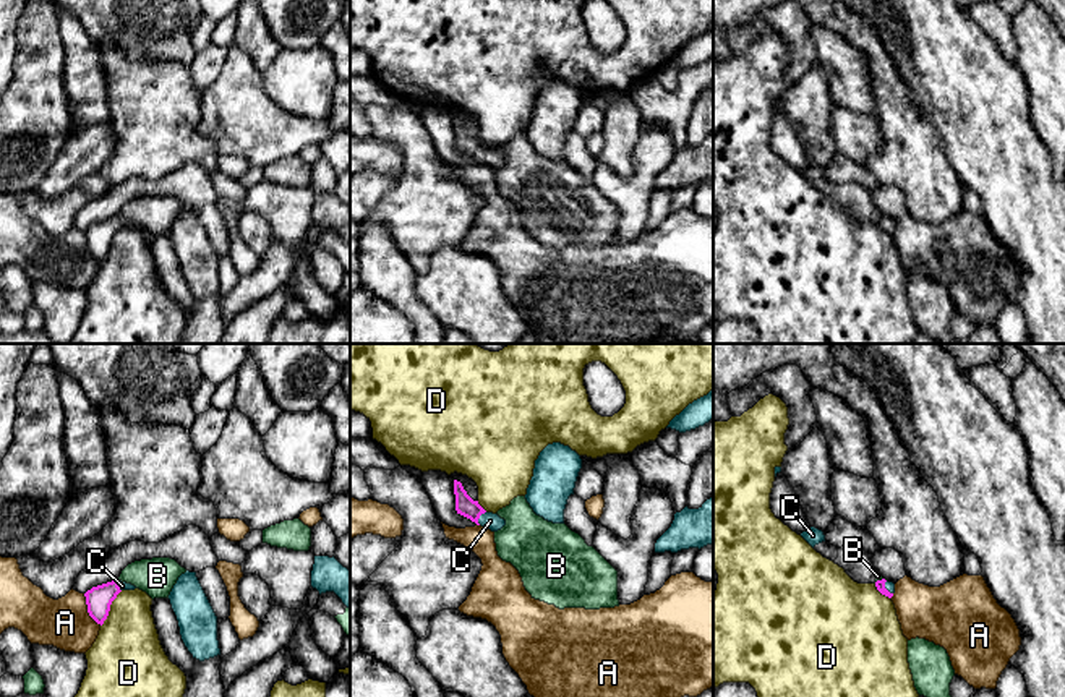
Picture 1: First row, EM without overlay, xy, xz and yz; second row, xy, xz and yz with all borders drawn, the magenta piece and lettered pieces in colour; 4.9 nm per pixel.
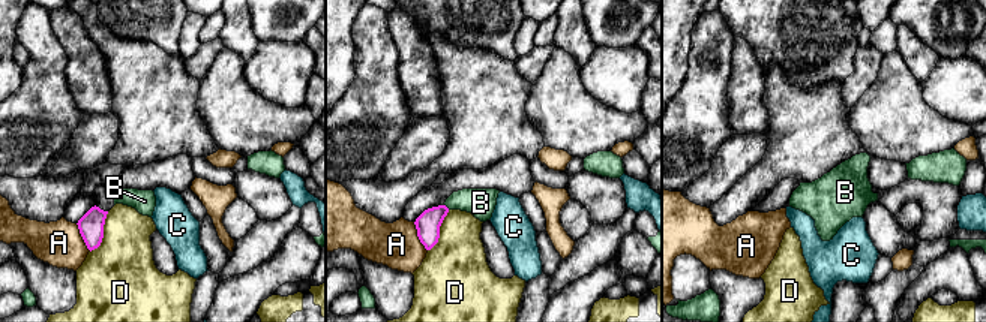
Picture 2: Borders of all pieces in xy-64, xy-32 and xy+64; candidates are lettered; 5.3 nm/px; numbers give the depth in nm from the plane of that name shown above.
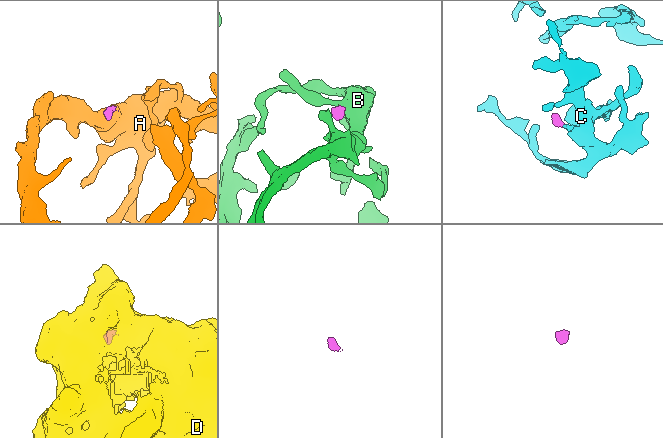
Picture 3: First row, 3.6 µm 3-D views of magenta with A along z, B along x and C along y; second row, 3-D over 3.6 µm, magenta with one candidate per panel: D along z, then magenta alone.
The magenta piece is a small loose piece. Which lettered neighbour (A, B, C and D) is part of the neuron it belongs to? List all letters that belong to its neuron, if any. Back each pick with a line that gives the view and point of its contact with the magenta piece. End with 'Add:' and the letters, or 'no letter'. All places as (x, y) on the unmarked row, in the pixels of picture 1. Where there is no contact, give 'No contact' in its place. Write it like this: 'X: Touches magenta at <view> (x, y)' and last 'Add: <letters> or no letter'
C: Touches magenta at xz (479, 154)
Add: C

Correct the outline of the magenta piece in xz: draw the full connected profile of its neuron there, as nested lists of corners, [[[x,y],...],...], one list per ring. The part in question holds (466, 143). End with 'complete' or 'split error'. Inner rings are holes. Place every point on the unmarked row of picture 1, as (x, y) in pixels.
[[[454,117],[454,131],[456,131],[456,148],[457,151],[470,156],[477,162],[490,165],[491,169],[498,169],[506,162],[506,157],[498,151],[486,149],[478,138],[473,138],[462,120]]]; split error

